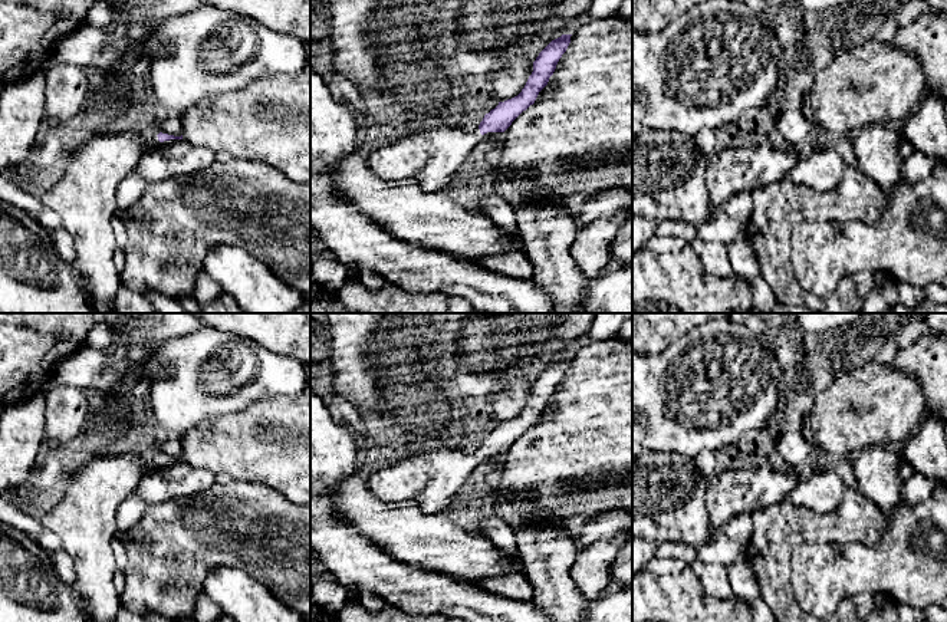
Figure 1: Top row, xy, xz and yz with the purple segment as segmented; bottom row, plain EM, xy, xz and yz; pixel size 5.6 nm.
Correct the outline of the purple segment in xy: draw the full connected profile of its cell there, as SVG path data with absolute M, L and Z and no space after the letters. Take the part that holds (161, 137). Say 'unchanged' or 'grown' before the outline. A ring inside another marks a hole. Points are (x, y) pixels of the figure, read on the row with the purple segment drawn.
grown; M124 131L96 136L78 147L65 171L65 175L40 197L45 207L53 210L62 220L63 228L72 236L75 260L72 269L83 280L83 293L96 313L114 313L114 300L122 287L119 271L114 263L116 249L115 215L118 213L116 187L137 170L142 154L170 139L183 139L168 134L141 134Z

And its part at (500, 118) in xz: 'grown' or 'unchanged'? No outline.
grown

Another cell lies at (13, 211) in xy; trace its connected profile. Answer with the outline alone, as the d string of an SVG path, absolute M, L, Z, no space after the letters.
M0 198L0 313L96 313L75 270L56 253L50 230Z

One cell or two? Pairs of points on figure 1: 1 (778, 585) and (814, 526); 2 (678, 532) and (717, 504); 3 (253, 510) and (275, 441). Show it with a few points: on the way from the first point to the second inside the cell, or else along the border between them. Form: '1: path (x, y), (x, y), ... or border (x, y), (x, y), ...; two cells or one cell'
1: path (778, 568), (778, 550), (796, 532); one cell
2: border (707, 486), (706, 512), (712, 533); two cells
3: border (230, 479), (269, 486), (292, 500); two cells

